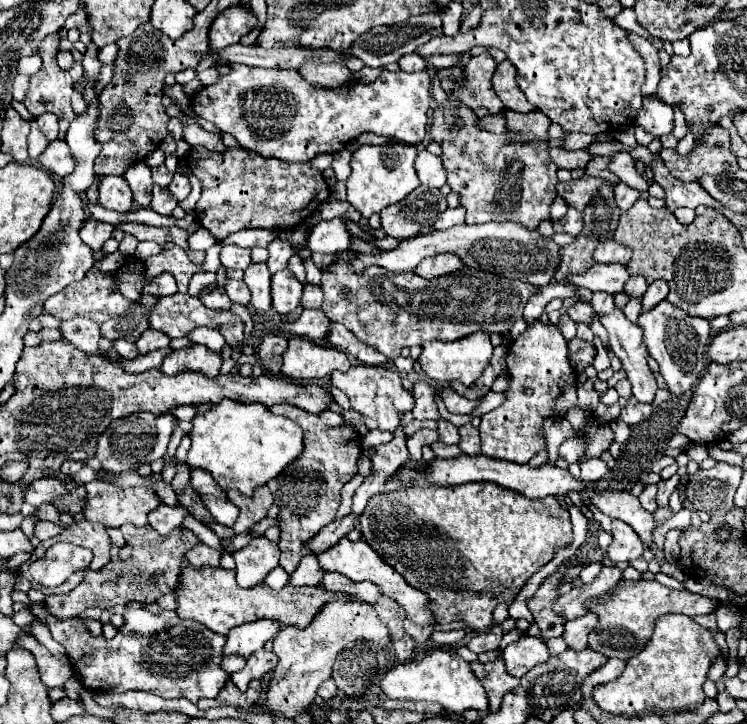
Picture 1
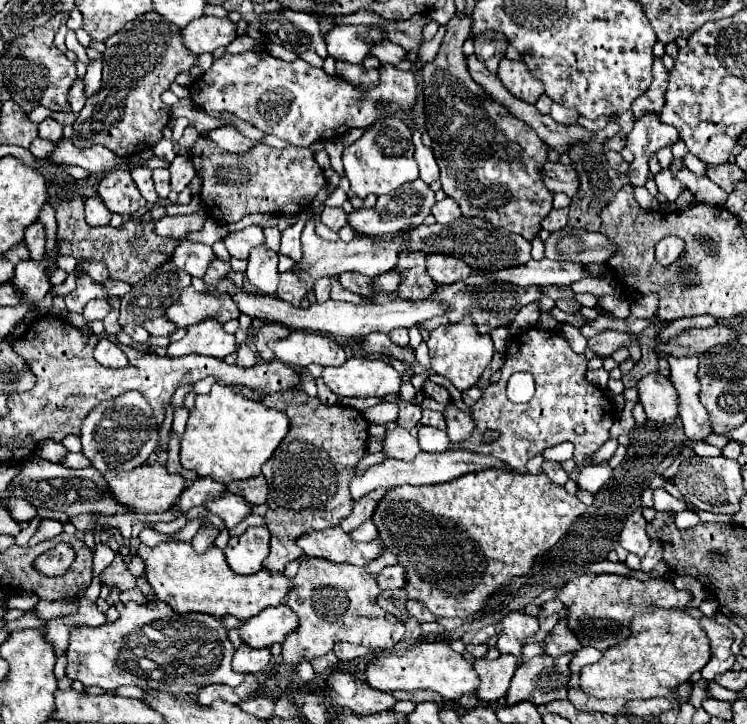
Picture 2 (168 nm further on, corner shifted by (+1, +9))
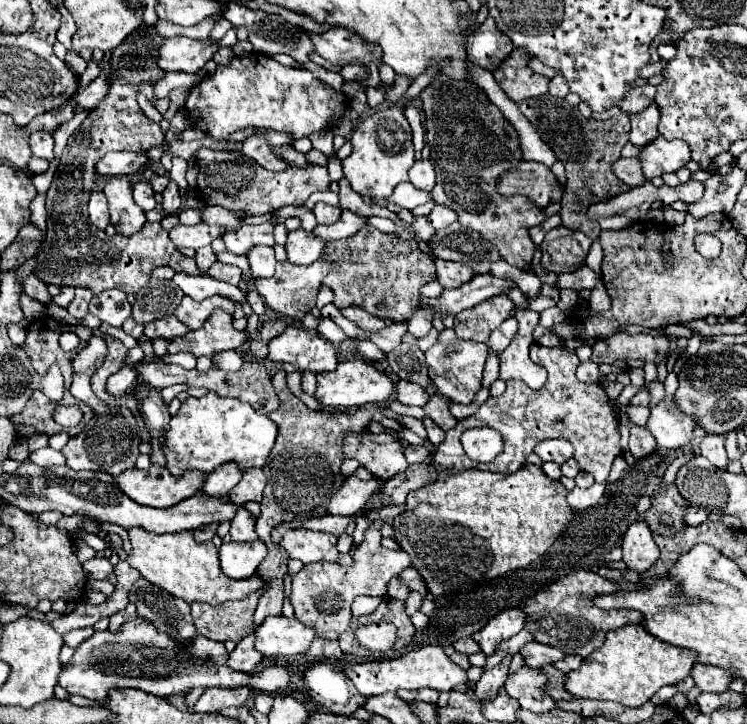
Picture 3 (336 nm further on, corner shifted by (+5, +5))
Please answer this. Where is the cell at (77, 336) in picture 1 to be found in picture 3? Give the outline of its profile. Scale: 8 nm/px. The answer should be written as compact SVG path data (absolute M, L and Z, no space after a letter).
M111 289L93 295L89 303L89 313L113 327L121 327L123 321L131 315L131 303L127 301L127 295L123 291Z

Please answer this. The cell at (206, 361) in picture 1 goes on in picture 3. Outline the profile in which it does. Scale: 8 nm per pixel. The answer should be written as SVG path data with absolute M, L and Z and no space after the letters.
M217 309L205 321L205 325L199 327L197 331L189 331L183 337L171 339L167 353L187 351L187 353L193 353L195 357L213 357L219 351L237 349L237 347L243 345L245 333L235 331L231 321L233 321L231 315Z

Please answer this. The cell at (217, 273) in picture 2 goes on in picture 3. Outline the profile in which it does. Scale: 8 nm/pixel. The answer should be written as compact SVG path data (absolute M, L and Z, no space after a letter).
M207 245L207 247L201 247L201 249L197 251L197 255L195 255L195 261L197 261L197 267L199 267L201 275L205 275L205 273L211 269L211 265L217 261L217 257L215 257L213 249Z

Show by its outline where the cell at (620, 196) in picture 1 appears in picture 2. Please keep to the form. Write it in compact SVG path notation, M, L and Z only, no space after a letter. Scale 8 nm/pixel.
M645 115L633 127L627 137L627 149L635 155L627 173L633 187L645 185L649 179L649 159L663 147L671 147L679 141L679 133L671 125L663 125L657 115Z

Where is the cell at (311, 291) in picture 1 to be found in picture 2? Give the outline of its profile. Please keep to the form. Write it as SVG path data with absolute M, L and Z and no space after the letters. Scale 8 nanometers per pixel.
M319 279L315 283L315 299L319 303L323 303L323 301L329 299L329 293L331 293L331 281L329 279Z

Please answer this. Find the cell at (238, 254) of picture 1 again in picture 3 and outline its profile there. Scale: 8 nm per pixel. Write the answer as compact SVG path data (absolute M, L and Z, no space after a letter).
M245 225L235 233L225 233L223 241L227 245L227 251L235 255L247 255L251 247L255 245L275 245L273 241L273 225Z

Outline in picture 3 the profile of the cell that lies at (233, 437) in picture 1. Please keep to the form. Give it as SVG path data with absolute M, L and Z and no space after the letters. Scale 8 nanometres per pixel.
M207 393L203 397L189 397L181 403L181 409L171 417L169 431L165 435L165 457L171 475L181 477L189 469L199 469L209 475L223 463L237 463L241 471L263 467L269 451L277 439L277 427L267 415L255 413L255 409L243 401L219 397Z

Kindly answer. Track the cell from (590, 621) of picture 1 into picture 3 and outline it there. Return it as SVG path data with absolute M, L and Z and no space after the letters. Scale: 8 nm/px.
M537 641L525 645L521 649L521 655L525 657L525 665L529 665L529 667L543 667L543 665L555 663L555 661L565 657L565 653L559 651L557 647L543 645L543 643L537 643Z

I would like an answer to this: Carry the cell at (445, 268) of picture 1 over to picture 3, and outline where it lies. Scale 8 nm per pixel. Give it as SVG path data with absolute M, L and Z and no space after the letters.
M435 259L437 265L437 281L445 287L445 289L455 289L461 287L463 283L467 283L467 279L473 277L473 271L461 263L455 261L443 261L443 259Z

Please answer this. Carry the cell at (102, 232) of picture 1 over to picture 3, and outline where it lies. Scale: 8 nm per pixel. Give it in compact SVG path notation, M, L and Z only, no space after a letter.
M93 191L89 197L89 217L91 223L97 229L105 229L109 225L109 213L107 213L107 199L101 191Z

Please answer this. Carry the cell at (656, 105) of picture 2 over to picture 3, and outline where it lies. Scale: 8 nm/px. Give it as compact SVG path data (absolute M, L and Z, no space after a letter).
M653 103L649 107L645 107L641 113L633 113L629 115L631 119L631 133L629 139L633 145L643 147L647 145L651 139L655 139L659 135L657 131L657 123L659 123L659 107Z

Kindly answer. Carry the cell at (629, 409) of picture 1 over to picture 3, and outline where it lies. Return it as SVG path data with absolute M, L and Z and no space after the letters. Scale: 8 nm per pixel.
M629 405L627 411L629 411L631 421L637 423L637 425L645 425L647 419L649 419L649 409L647 409L647 407L631 407L631 405Z

